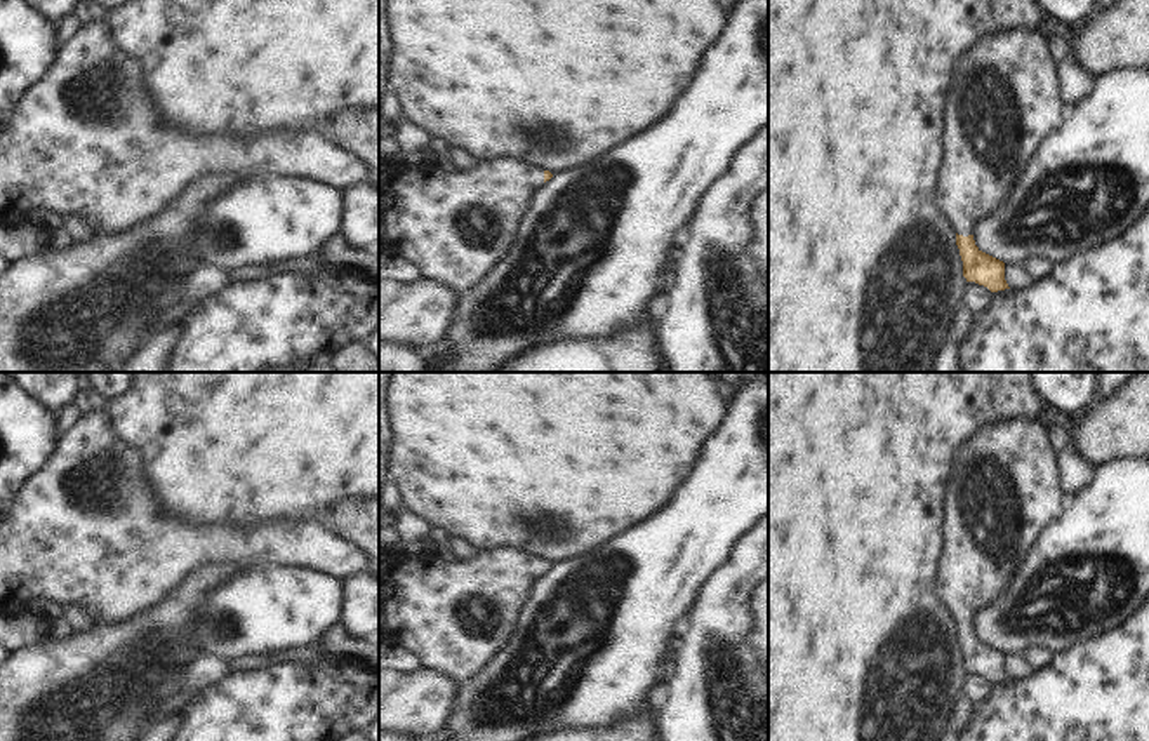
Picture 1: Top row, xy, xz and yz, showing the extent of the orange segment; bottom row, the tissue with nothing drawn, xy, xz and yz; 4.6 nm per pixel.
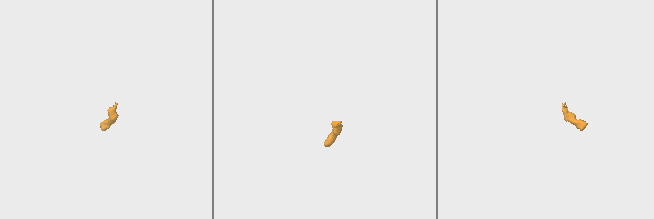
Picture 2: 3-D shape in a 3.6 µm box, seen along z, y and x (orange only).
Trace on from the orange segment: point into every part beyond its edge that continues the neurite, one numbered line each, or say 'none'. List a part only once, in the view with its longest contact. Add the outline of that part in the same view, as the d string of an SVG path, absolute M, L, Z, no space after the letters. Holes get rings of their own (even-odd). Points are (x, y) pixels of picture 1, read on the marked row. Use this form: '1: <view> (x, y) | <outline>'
1: yz (1005, 96) | M1010 28L977 40L956 61L944 104L944 153L939 167L939 207L958 235L968 237L975 223L1008 195L1041 139L1064 120L1057 63L1043 28Z

